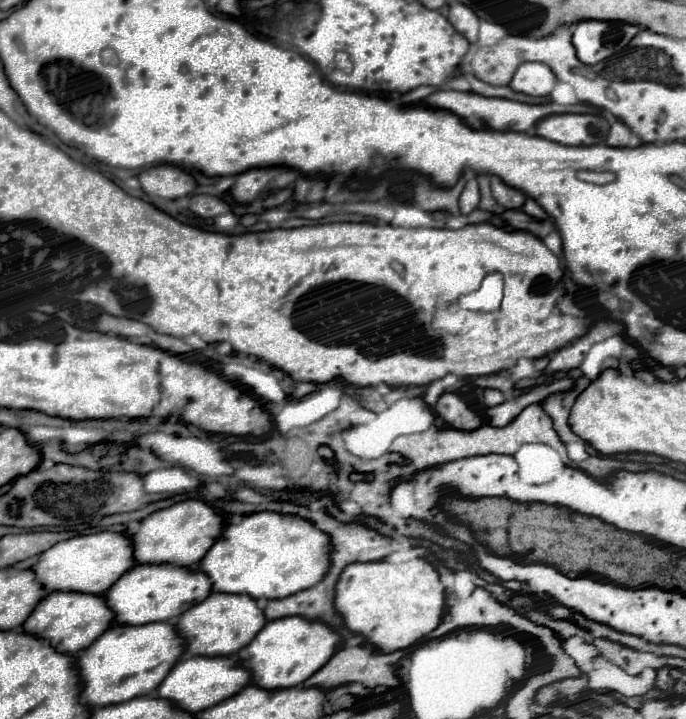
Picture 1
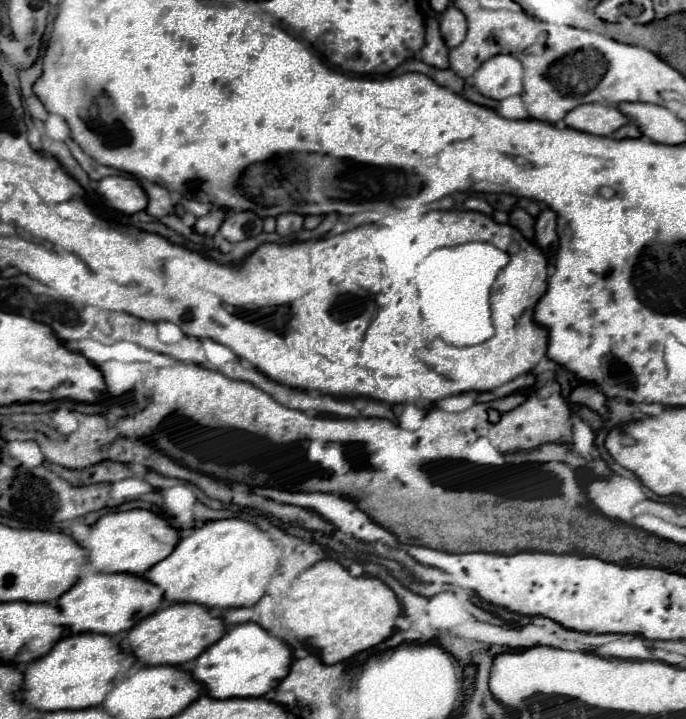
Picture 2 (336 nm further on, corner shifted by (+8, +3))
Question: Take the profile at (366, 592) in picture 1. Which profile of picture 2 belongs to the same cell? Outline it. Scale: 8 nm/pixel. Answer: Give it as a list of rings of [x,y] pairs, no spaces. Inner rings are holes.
[[[330,558],[304,570],[292,584],[280,608],[286,626],[300,640],[314,646],[324,664],[344,662],[354,654],[382,644],[394,634],[396,620],[402,614],[396,594],[380,578],[350,576],[342,564]]]

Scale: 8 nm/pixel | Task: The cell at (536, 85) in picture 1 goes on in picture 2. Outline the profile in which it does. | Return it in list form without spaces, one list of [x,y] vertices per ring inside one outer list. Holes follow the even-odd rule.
[[[498,54],[486,60],[472,76],[474,88],[492,100],[504,100],[522,94],[522,62],[510,54]]]

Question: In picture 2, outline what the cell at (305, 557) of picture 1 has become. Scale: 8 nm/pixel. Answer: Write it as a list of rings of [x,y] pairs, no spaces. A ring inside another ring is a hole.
[[[228,518],[206,522],[190,536],[182,538],[174,552],[152,566],[144,578],[164,588],[164,596],[174,602],[196,602],[208,608],[254,606],[272,574],[282,566],[282,548],[256,524]]]

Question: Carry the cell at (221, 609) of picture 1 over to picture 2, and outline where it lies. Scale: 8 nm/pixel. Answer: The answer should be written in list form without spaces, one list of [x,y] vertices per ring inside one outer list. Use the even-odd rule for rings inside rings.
[[[178,602],[160,608],[154,614],[146,616],[142,622],[138,622],[122,638],[120,646],[122,650],[132,652],[142,664],[182,666],[190,660],[196,660],[206,648],[210,648],[210,644],[216,644],[224,634],[226,634],[224,620],[212,616],[206,606],[194,602]]]

